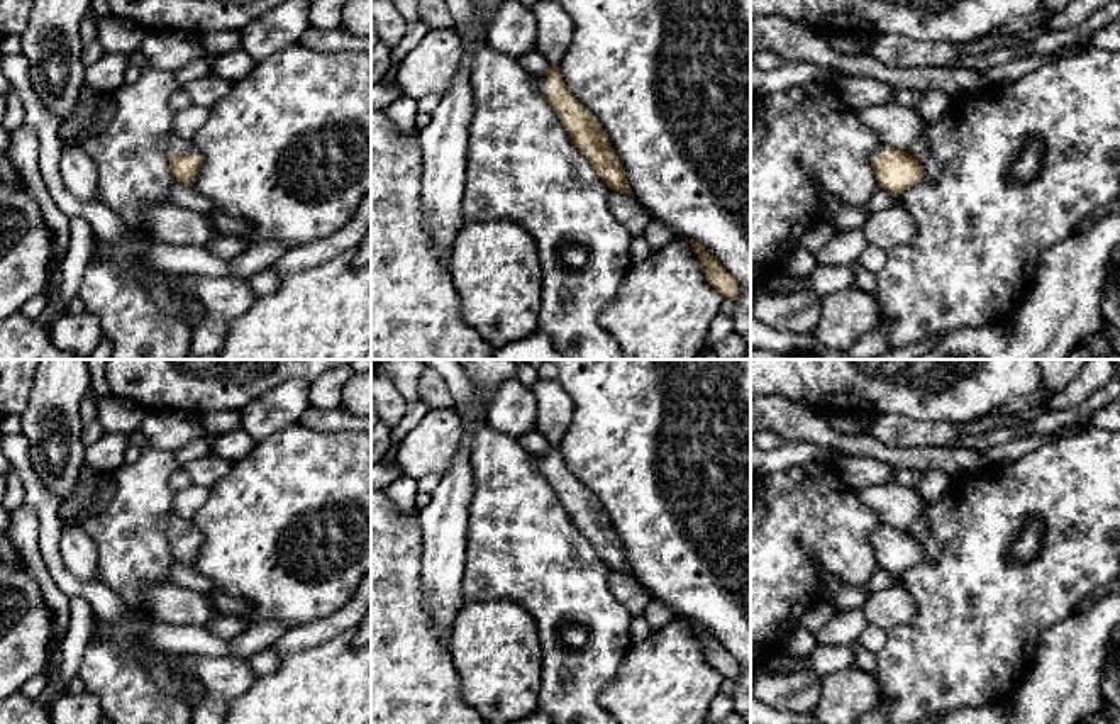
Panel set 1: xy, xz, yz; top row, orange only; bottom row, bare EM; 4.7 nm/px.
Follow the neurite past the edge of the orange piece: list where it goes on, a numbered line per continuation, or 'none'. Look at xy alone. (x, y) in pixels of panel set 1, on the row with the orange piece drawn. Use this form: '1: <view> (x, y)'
1: xy (175, 146)

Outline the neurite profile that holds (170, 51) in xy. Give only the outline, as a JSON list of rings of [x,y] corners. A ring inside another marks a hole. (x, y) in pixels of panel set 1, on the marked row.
[[[147,31],[139,51],[146,56],[147,66],[169,73],[207,58],[200,37],[183,31]]]

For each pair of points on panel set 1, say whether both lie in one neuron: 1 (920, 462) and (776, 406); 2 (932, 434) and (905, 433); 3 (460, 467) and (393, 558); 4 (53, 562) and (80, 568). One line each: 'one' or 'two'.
1: one
2: one
3: two
4: two

